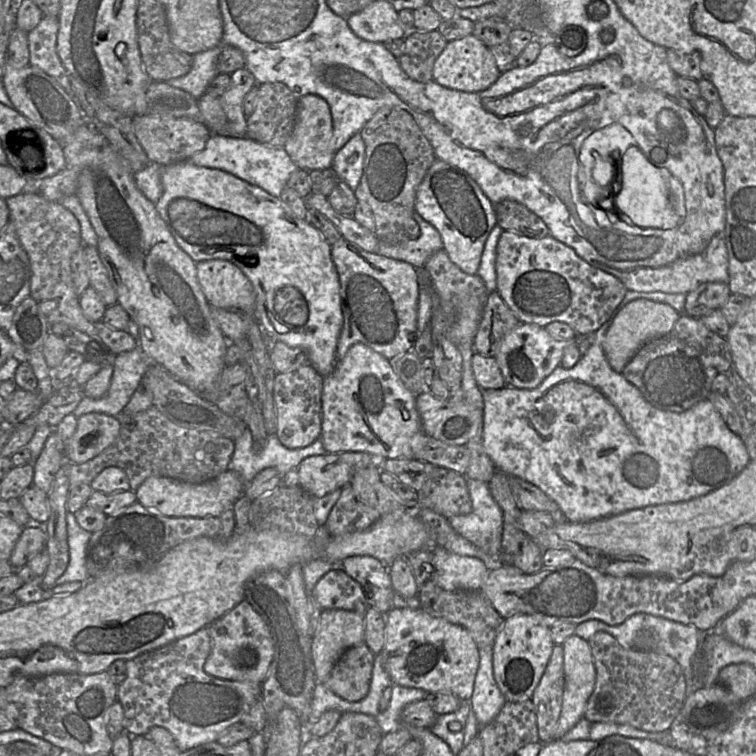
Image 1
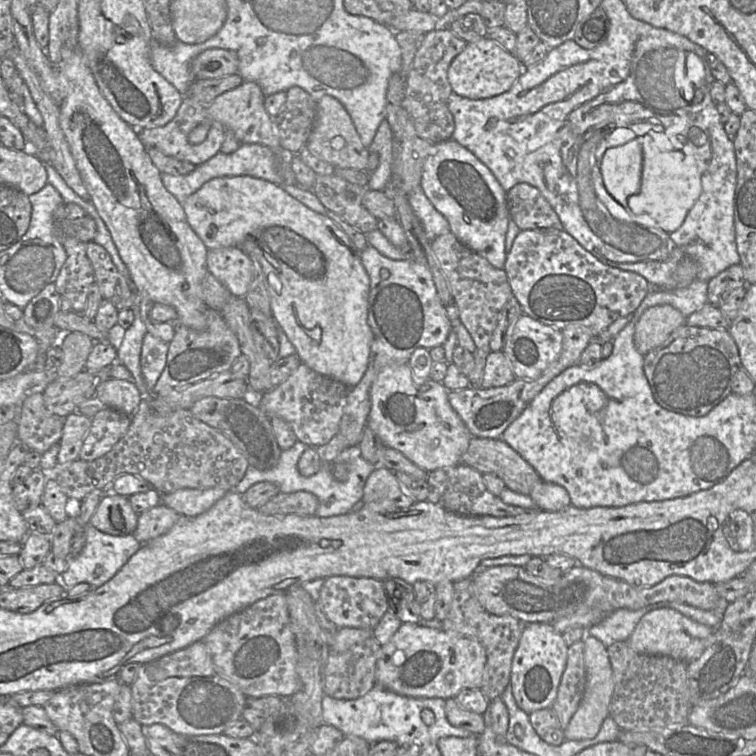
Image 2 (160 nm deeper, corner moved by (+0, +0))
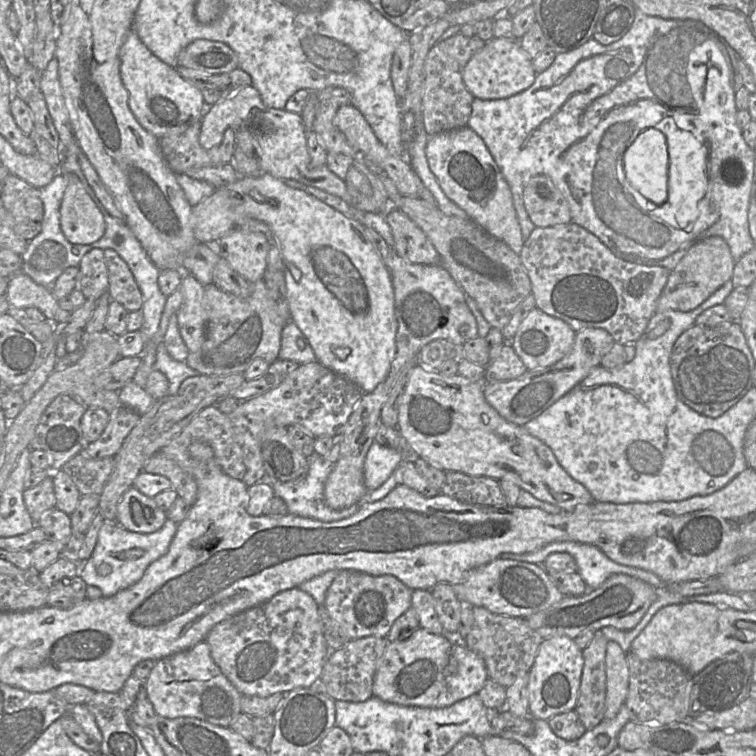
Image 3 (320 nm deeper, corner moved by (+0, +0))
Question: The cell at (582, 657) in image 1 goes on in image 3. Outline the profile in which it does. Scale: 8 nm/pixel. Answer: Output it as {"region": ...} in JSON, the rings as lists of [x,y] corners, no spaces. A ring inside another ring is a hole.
{"region":[[[608,641],[607,643],[605,667],[607,686],[604,720],[611,720],[624,703],[629,686],[626,653],[614,641]]]}

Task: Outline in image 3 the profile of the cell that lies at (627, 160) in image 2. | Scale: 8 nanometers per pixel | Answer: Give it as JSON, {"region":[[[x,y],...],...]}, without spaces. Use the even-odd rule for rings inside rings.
{"region":[[[648,129],[624,154],[624,171],[629,184],[647,200],[662,205],[668,198],[669,154],[665,135]]]}

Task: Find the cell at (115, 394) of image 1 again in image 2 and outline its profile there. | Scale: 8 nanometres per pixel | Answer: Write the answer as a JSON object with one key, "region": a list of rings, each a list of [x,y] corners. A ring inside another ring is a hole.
{"region":[[[147,333],[143,339],[140,364],[141,373],[149,392],[160,377],[167,359],[169,345]]]}

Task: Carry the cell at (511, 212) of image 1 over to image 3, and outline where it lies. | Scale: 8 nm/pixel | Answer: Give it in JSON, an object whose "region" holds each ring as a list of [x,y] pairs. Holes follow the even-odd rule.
{"region":[[[539,174],[529,179],[523,190],[523,203],[537,228],[571,222],[567,200],[547,175]]]}

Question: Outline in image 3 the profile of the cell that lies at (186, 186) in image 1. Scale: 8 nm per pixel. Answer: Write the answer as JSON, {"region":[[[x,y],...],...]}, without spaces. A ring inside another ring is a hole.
{"region":[[[263,173],[257,177],[246,176],[233,184],[216,189],[211,196],[205,198],[195,206],[192,206],[192,225],[197,241],[213,245],[215,245],[216,242],[219,242],[224,235],[234,229],[242,220],[249,220],[249,218],[257,219],[266,223],[278,241],[283,261],[286,299],[291,315],[291,321],[299,327],[305,338],[308,340],[316,355],[317,362],[337,375],[356,384],[363,392],[372,392],[386,379],[392,361],[395,358],[397,322],[394,314],[395,300],[391,274],[385,266],[382,257],[378,254],[368,238],[368,230],[370,228],[357,220],[348,218],[343,213],[325,204],[316,197],[309,195],[302,190],[287,186],[282,179],[276,178],[267,173]]]}

